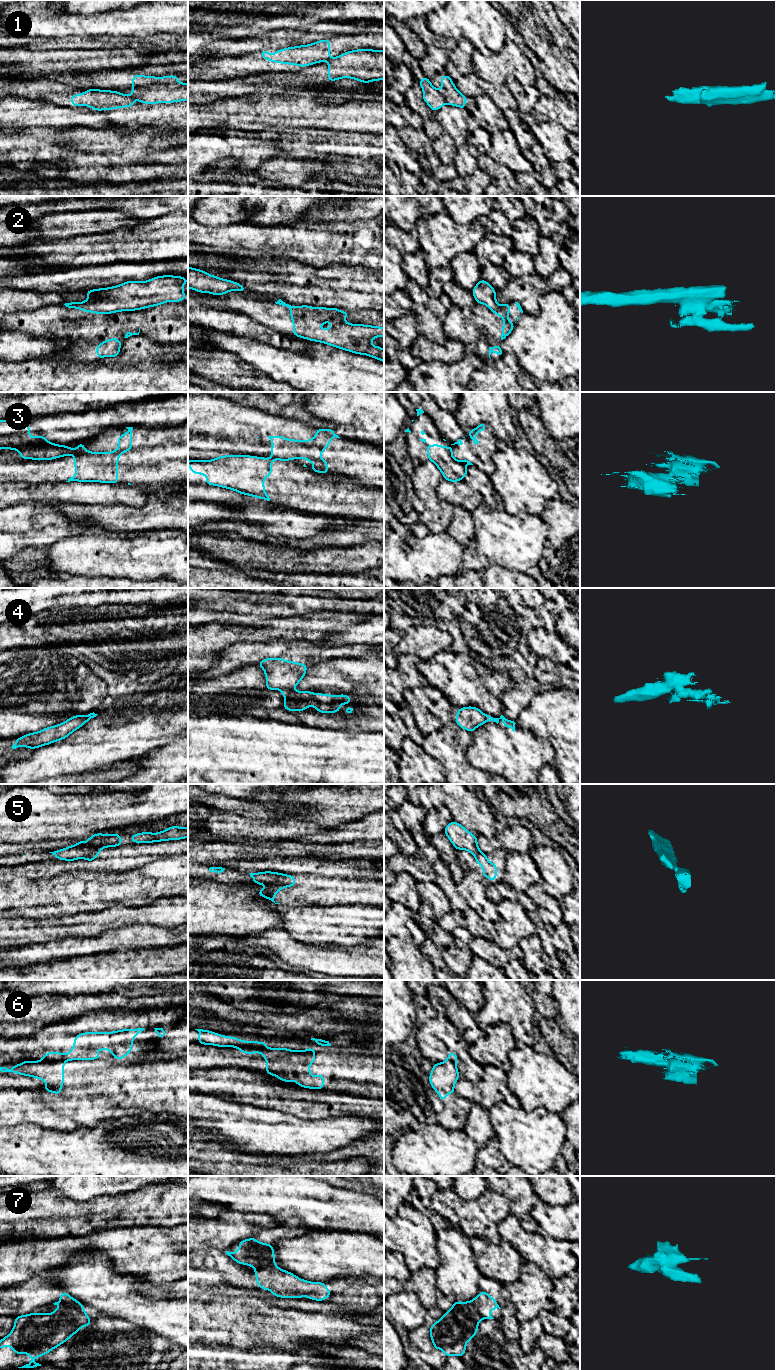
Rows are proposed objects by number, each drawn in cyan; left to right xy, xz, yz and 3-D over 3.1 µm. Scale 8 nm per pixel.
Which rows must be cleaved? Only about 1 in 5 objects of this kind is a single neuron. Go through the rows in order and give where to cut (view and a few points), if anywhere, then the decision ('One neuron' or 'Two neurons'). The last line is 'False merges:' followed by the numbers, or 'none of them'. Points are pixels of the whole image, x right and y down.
1: Split along yz (439, 92), (446, 103). Two neurons
2: Split along xz (298, 306), (302, 309), (337, 313), (343, 319). Two neurons
3: Split along xy (78, 447), (79, 451), (74, 455). Two neurons
4: Split along xz (291, 689), (281, 690). Two neurons
5: Split along xz (286, 875), (280, 884), (268, 885). Two neurons
6: Split along xz (265, 1045), (236, 1047). Two neurons
7: Split along xy (61, 1301), (83, 1309). Two neurons
False merges: 1, 2, 3, 4, 5, 6, 7

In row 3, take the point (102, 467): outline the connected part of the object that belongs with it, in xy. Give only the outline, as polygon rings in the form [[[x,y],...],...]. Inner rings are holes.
[[[126,427],[127,433],[118,436],[118,449],[110,452],[90,452],[84,448],[84,442],[78,443],[80,452],[74,455],[76,473],[66,482],[118,482],[118,460],[122,453],[132,450],[133,427]]]

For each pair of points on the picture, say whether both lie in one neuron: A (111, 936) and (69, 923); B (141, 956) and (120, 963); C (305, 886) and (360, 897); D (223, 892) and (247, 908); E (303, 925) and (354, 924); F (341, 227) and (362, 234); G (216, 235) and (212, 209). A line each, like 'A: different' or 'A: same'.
A: different
B: same
C: same
D: same
E: same
F: same
G: different

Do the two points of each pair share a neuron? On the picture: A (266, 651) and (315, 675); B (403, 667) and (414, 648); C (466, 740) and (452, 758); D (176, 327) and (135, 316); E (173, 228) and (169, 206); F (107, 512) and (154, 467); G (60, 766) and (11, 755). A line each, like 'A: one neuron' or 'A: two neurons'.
A: two neurons
B: two neurons
C: two neurons
D: one neuron
E: two neurons
F: two neurons
G: two neurons

